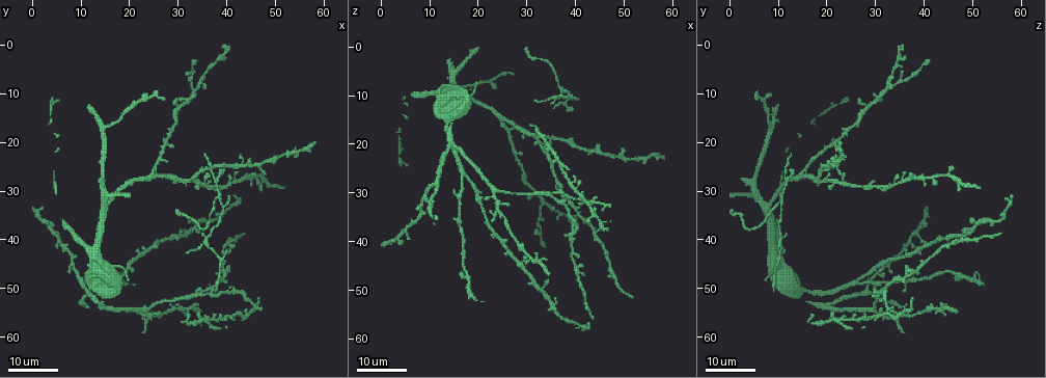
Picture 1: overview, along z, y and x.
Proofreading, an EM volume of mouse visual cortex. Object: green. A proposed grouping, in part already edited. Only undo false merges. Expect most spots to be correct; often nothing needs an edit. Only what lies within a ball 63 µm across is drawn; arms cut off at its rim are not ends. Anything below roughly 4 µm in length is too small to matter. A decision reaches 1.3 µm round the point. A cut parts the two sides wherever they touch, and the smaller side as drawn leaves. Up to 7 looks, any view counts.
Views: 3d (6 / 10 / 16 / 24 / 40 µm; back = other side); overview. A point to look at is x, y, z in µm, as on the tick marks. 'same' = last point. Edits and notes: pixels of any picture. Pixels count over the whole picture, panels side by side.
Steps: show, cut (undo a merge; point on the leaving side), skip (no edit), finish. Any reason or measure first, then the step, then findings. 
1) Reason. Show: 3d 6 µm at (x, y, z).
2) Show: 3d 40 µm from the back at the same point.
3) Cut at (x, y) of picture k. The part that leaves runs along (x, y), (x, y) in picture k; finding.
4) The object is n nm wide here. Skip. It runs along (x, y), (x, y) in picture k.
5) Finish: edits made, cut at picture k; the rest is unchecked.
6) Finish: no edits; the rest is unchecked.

Three-way junction. Show: 3d 24 µm at (33.0, 9.0, 32.0).

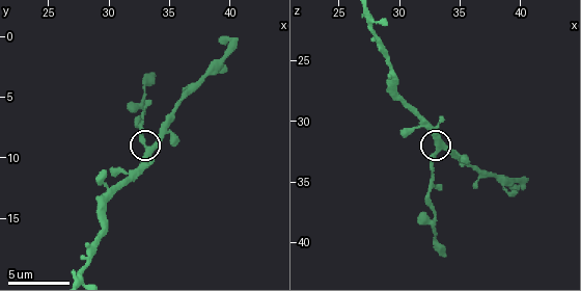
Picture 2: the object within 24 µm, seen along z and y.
Zoom in. Show: 3d 6 µm at (33.4, 9.2, 32.2).

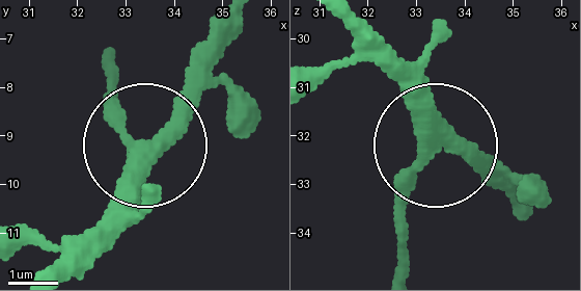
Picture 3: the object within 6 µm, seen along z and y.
The object is 360 nm wide here. Skip. It runs along (336, 18), (398, 79), (432, 141), (398, 216), (398, 262) in picture 3; all the same neuron.

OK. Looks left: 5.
Side arm on a straight run. Show: 3d 24 µm at (36.0, 39.5, 10.0).

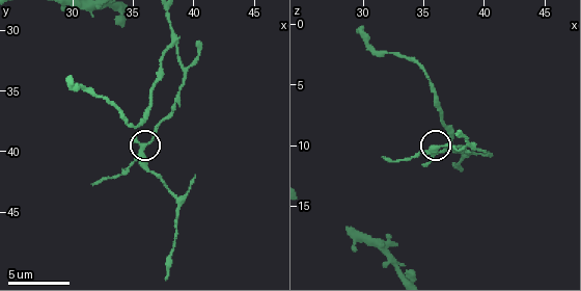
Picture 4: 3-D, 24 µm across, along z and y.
Closer look. Show: 3d 6 µm at the same point.

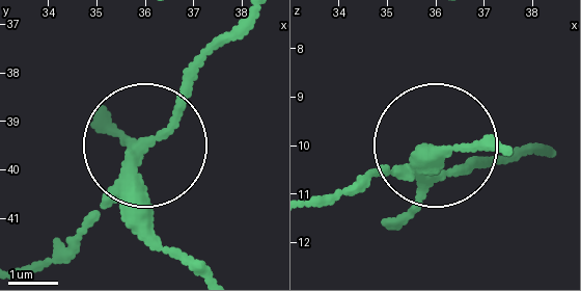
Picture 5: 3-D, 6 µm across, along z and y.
Show: 3d 6 µm from the back at the same point.

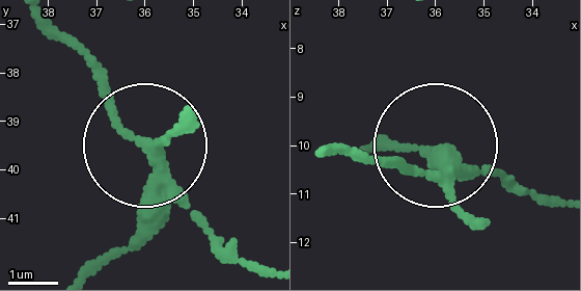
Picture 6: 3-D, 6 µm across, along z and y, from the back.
The object is 190 nm wide here. Cut at (193, 132) of picture 6. The part that leaves runs along (159, 175), (97, 67), (47, 18) in picture 6; two neurons meet here.

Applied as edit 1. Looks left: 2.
Finish: edits made, cut at picture 6; the rest is unchecked.

